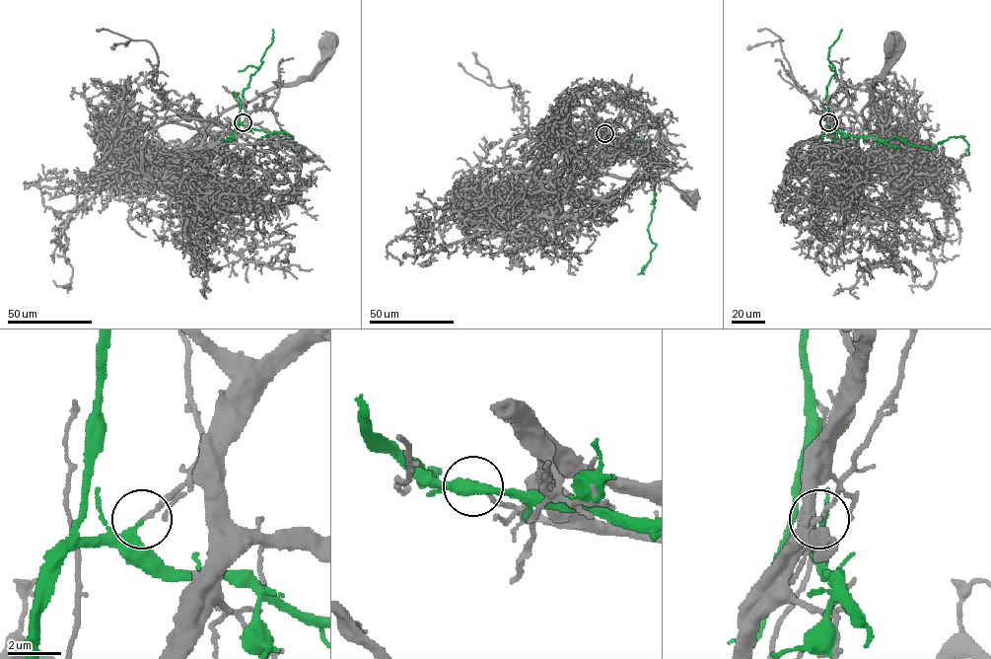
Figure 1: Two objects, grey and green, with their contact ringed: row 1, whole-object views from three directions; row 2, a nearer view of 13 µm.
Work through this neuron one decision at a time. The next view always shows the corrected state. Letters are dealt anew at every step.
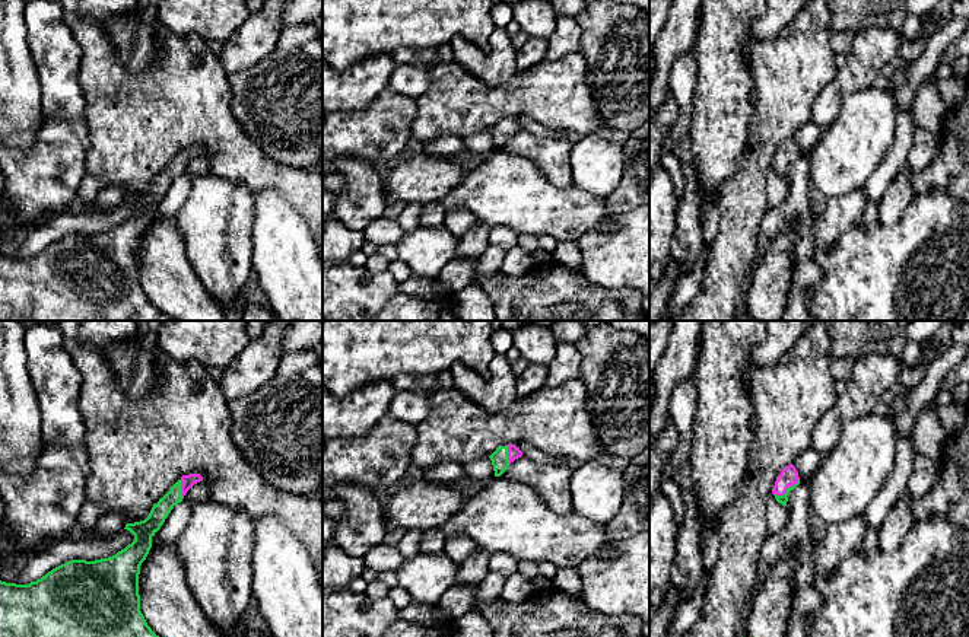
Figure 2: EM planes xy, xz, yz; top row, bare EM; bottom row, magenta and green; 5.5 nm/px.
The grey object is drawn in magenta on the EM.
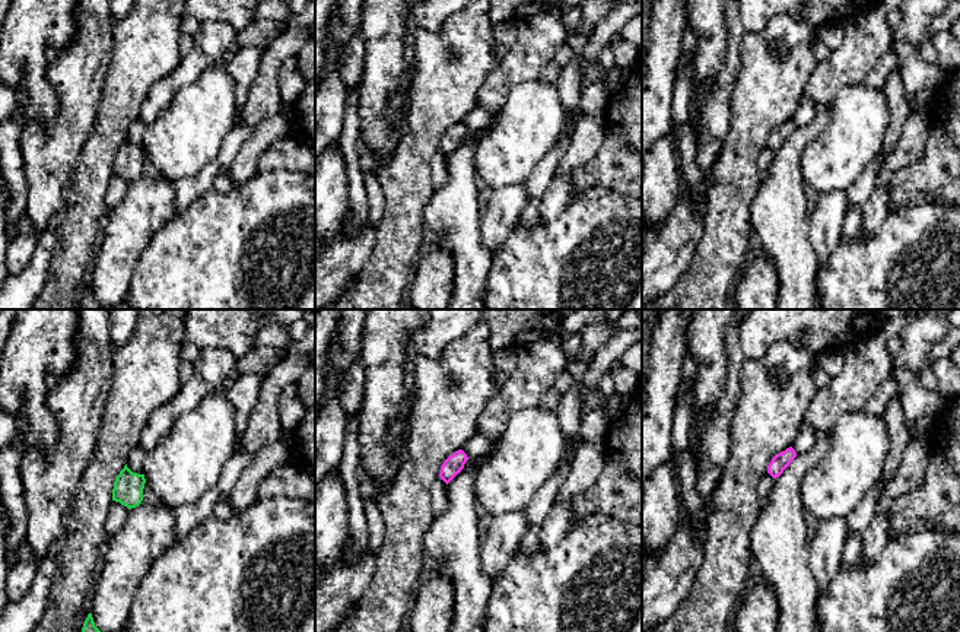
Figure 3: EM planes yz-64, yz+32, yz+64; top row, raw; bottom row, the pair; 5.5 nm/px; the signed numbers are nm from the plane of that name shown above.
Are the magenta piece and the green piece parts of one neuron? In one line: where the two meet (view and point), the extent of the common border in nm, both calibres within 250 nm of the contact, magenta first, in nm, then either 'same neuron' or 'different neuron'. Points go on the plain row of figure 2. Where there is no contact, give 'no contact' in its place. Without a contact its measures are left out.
yz (785, 163) | 170 nm | 100/50 nm | different neuron

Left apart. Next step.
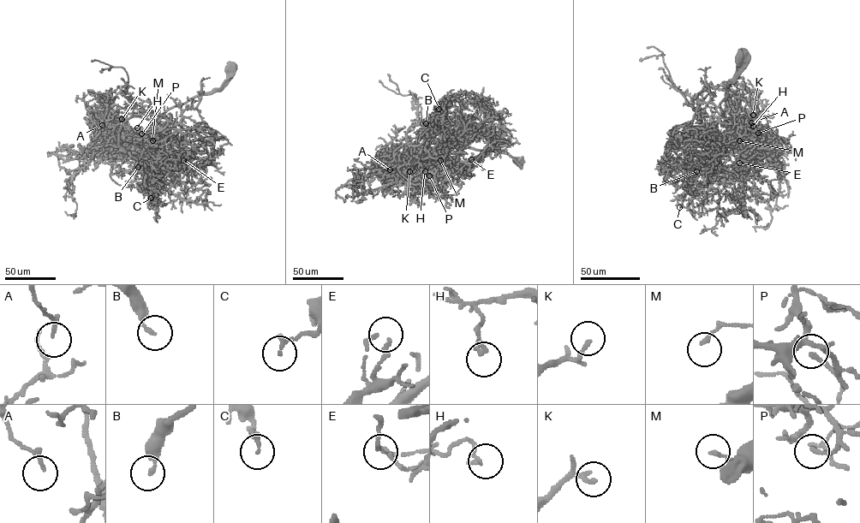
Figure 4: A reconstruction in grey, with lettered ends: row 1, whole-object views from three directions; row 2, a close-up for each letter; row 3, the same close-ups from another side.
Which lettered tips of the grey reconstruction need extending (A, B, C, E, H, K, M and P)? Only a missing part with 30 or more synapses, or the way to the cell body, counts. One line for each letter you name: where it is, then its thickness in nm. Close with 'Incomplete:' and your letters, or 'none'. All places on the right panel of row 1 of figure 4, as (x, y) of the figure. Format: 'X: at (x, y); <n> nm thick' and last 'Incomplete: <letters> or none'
Incomplete: none

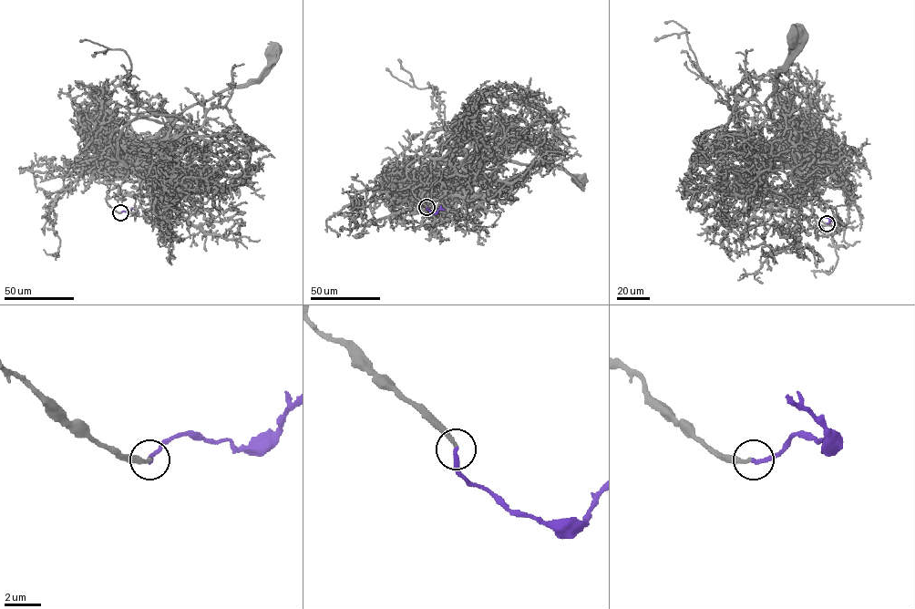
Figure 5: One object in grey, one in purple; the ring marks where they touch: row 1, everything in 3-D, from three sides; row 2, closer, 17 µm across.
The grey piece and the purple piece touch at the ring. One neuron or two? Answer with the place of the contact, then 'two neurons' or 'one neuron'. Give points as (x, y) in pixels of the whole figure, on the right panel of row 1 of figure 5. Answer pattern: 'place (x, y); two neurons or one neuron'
place (827, 223); one neuron

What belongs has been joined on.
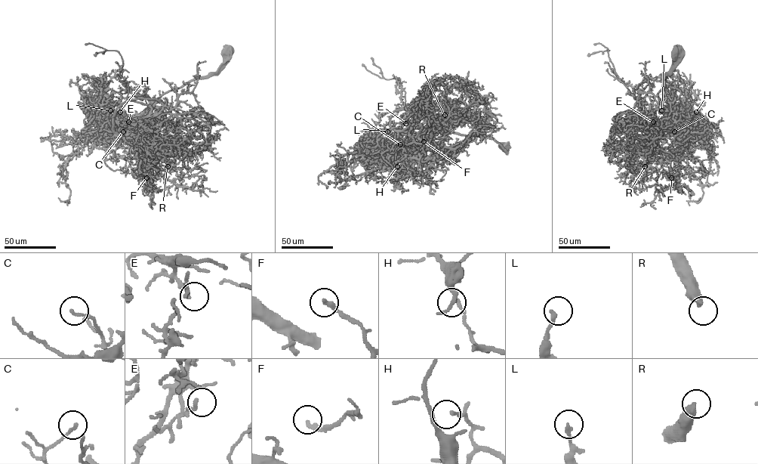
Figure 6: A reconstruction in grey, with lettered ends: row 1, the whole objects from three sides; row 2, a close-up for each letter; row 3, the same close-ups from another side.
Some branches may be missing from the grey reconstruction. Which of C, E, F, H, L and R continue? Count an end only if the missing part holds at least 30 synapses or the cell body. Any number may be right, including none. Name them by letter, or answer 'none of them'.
R

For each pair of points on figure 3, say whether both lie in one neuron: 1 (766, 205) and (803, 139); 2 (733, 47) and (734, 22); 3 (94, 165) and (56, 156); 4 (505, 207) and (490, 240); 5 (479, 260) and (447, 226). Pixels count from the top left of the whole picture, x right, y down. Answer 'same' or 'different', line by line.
1: same
2: same
3: different
4: same
5: same

